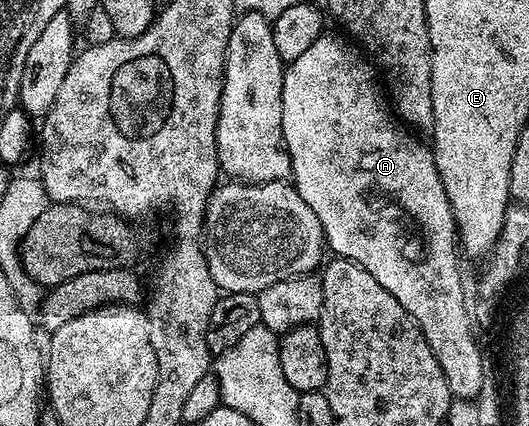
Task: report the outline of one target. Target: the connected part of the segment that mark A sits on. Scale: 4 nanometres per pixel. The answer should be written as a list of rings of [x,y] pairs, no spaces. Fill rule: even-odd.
[[[321,35],[318,39],[314,39],[314,43],[310,43],[310,47],[303,55],[298,55],[298,59],[287,62],[284,70],[282,131],[284,132],[284,145],[288,148],[288,154],[292,160],[291,184],[295,185],[298,195],[302,195],[302,199],[306,199],[306,207],[310,207],[310,211],[314,211],[314,215],[318,215],[318,223],[324,232],[327,248],[331,252],[333,249],[333,254],[336,257],[345,257],[346,260],[358,263],[363,269],[370,271],[370,275],[374,275],[374,279],[378,279],[378,283],[382,283],[382,287],[386,287],[386,291],[390,291],[390,295],[394,295],[394,299],[398,299],[398,303],[402,303],[402,307],[406,307],[408,314],[416,320],[426,343],[430,343],[430,351],[434,351],[434,355],[446,375],[446,383],[450,387],[453,398],[476,399],[478,395],[475,391],[476,385],[480,385],[478,374],[480,357],[474,351],[474,347],[478,337],[477,334],[472,334],[472,317],[468,314],[467,303],[464,302],[464,281],[460,278],[461,258],[458,256],[456,220],[452,214],[450,199],[446,199],[446,191],[442,187],[442,179],[438,175],[438,167],[432,158],[431,148],[425,142],[423,145],[420,142],[423,140],[409,132],[394,116],[393,110],[382,92],[381,82],[374,76],[373,66],[361,56],[357,46],[349,43],[343,36],[340,36],[341,38],[328,36]]]

